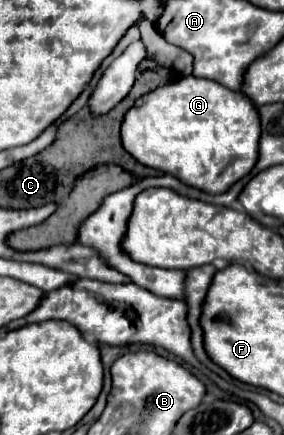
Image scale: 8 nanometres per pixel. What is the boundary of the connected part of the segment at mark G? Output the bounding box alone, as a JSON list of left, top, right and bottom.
[121,76,259,194]

